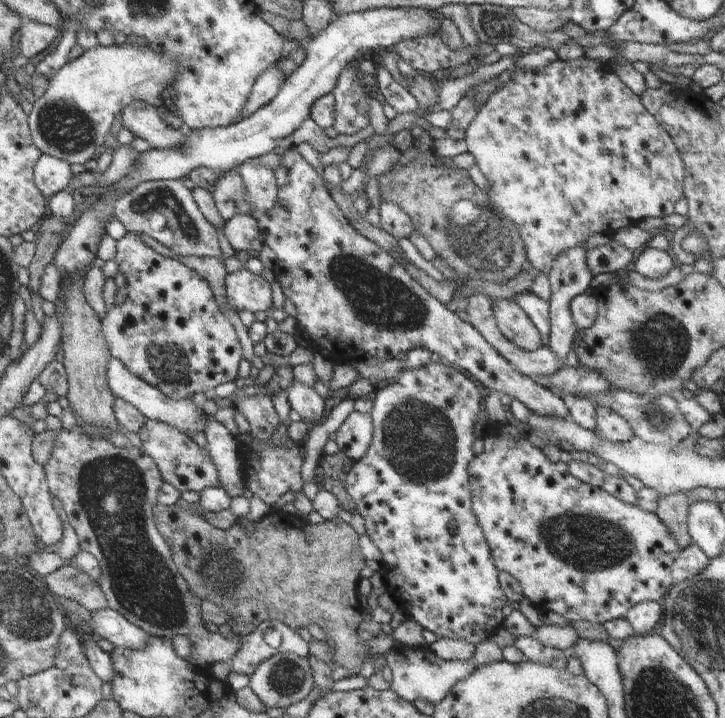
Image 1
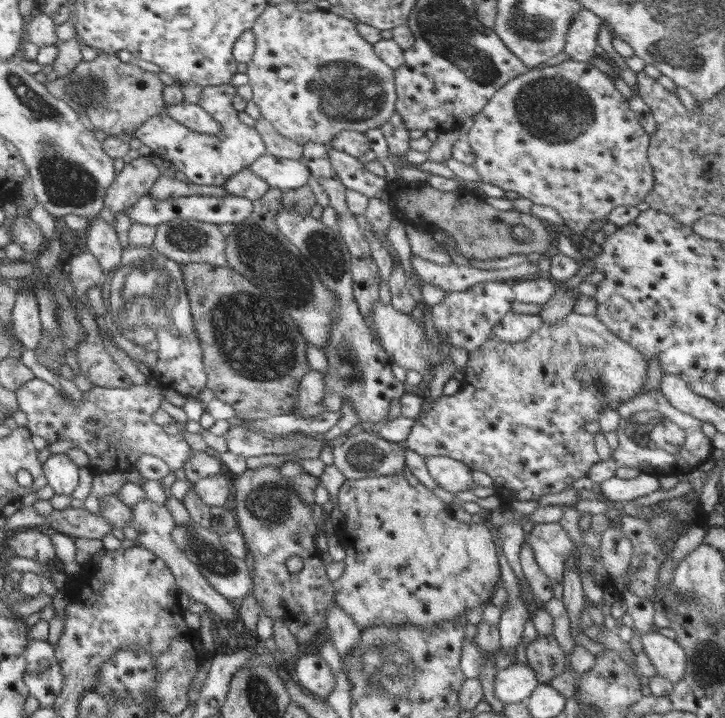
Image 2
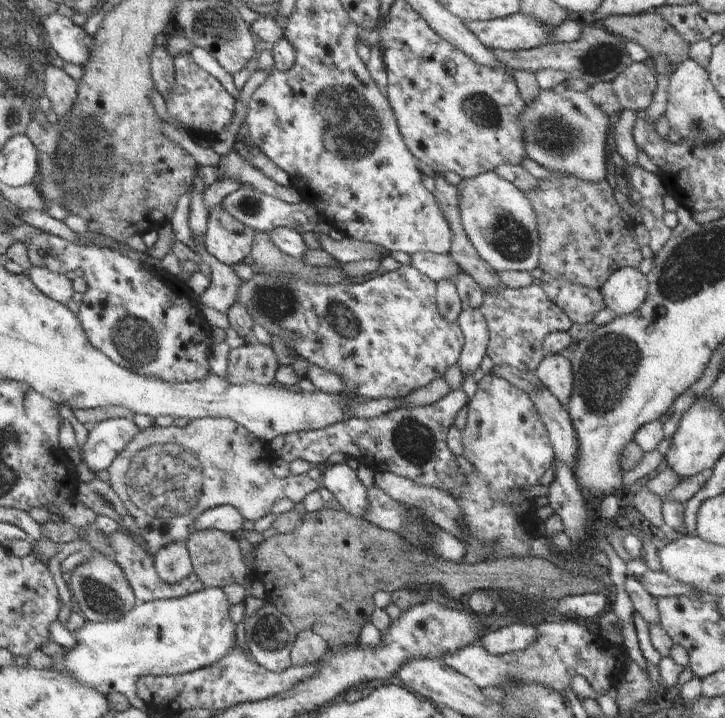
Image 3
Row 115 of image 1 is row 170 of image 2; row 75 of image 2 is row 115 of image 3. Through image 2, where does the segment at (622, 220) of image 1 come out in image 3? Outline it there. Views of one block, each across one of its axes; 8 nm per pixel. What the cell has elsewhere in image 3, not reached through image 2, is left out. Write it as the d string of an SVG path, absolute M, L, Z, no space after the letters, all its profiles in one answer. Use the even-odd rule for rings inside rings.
M562 82L556 88L540 88L532 105L526 106L525 114L521 117L521 124L523 125L525 150L529 158L550 170L566 172L582 181L596 183L607 178L606 148L604 146L610 142L613 120L608 119L602 110L592 103L586 92L573 90L568 87L566 82Z

